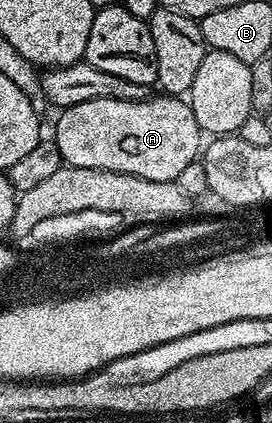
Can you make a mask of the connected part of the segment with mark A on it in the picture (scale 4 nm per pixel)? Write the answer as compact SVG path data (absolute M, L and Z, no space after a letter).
M150 96L143 102L132 102L131 100L87 100L78 106L66 106L60 111L57 118L57 136L55 143L60 154L60 161L70 166L79 168L95 168L96 170L110 170L111 172L123 172L131 176L139 176L143 180L159 180L160 182L177 182L180 173L187 164L198 161L203 150L203 131L195 120L195 112L189 107L188 101L181 96Z

